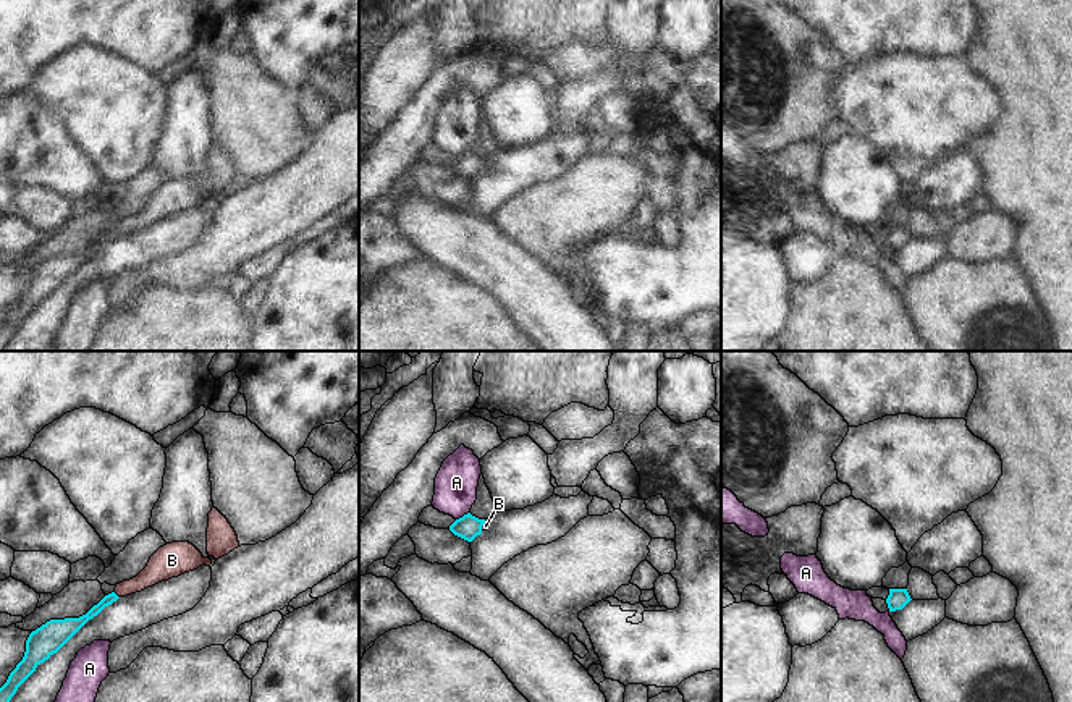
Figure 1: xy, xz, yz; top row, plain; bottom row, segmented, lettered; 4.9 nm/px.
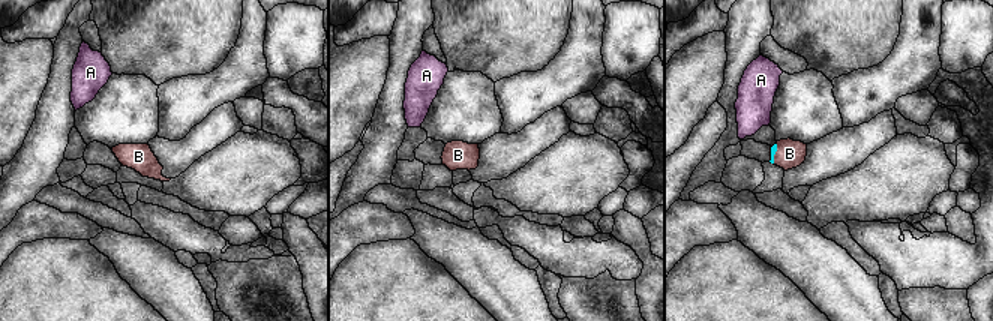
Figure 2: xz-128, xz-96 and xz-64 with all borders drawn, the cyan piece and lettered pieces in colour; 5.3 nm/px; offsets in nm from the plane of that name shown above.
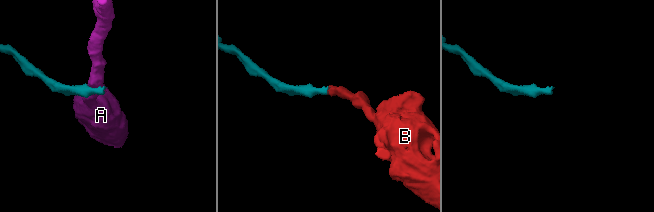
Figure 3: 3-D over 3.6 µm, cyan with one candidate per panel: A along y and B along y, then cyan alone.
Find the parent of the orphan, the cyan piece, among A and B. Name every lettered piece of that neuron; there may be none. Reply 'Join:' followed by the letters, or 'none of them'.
Join: B.

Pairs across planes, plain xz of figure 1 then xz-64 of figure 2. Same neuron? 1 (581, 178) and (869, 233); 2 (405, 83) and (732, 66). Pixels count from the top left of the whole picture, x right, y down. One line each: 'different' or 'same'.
1: different
2: different

